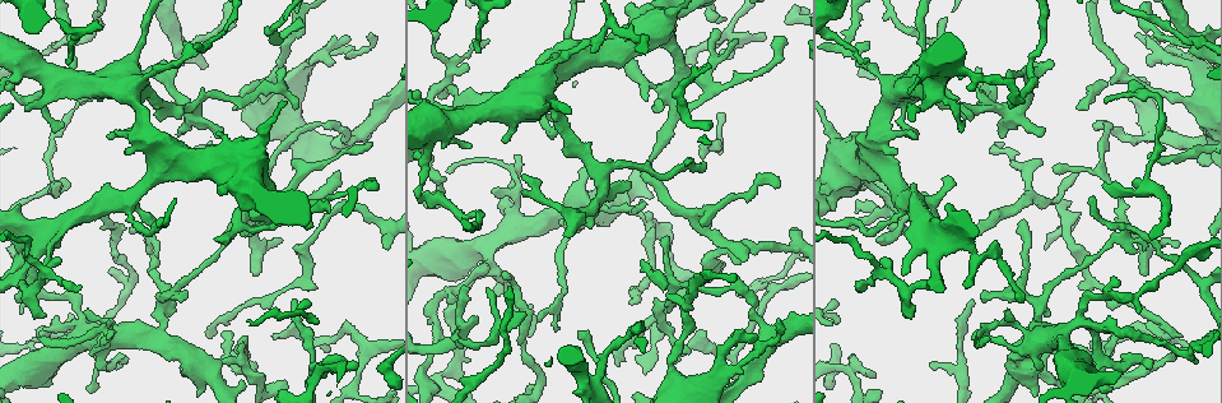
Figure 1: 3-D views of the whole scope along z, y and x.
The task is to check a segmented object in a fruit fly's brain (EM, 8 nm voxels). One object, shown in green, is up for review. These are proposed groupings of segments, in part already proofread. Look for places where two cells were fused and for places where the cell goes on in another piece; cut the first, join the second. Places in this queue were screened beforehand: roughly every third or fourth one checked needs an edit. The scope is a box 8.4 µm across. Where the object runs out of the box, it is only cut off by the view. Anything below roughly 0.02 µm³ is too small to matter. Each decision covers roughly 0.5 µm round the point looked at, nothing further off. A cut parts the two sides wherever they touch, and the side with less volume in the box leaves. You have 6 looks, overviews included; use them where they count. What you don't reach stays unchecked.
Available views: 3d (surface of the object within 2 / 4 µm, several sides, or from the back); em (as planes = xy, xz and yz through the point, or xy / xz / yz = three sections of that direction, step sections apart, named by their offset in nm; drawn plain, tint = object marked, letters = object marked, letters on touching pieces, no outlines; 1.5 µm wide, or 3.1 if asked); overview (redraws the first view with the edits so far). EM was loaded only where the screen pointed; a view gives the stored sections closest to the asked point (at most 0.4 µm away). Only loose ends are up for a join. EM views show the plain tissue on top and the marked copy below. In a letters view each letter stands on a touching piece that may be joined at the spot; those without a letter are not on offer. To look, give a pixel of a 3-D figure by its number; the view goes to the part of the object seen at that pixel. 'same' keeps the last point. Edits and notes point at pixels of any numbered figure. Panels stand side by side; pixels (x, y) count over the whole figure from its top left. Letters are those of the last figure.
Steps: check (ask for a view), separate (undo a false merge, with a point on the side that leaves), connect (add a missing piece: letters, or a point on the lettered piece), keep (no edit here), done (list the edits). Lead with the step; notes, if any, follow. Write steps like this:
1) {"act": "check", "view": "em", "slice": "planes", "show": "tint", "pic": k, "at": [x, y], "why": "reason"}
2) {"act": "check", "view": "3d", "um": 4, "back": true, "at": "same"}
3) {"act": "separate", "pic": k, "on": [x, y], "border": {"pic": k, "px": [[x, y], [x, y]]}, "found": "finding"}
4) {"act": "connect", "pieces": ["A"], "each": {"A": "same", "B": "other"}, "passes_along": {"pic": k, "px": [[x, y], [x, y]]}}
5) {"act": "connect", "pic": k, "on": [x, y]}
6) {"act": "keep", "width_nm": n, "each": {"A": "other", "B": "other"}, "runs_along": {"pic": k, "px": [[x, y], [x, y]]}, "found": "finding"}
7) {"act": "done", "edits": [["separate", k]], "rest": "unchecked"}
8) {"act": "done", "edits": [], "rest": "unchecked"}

{"act": "check", "view": "3d", "um": 4, "pic": 1, "at": [370, 142], "why": "free end"}

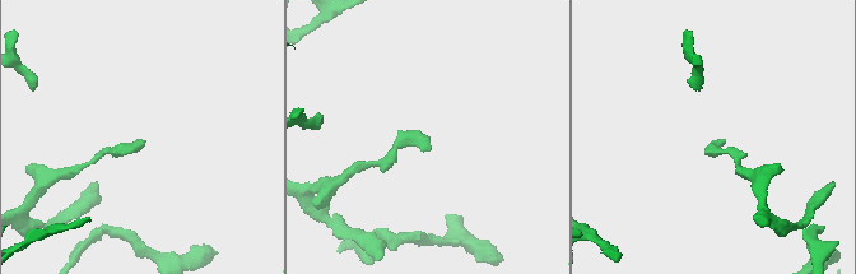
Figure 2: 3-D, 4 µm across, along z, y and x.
{"act": "check", "view": "em", "slice": "xy", "step": 8, "show": "letters", "pic": 2, "at": [145, 141]}

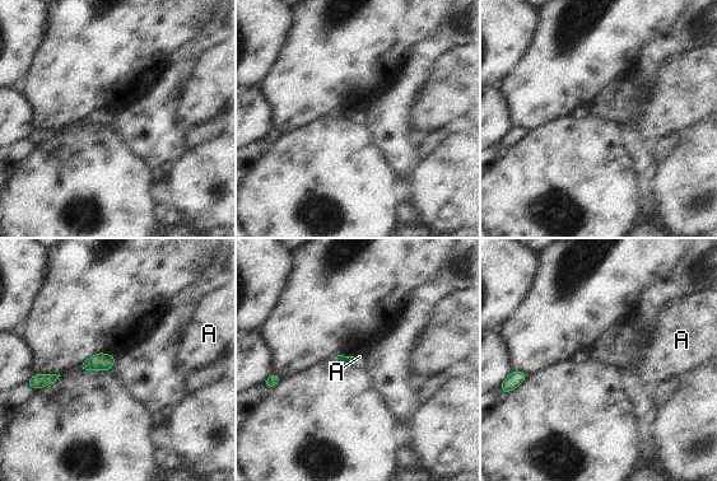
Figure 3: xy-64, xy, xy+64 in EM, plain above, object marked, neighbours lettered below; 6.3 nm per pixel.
{"act": "check", "view": "em", "slice": "planes", "show": "letters", "at": "same"}

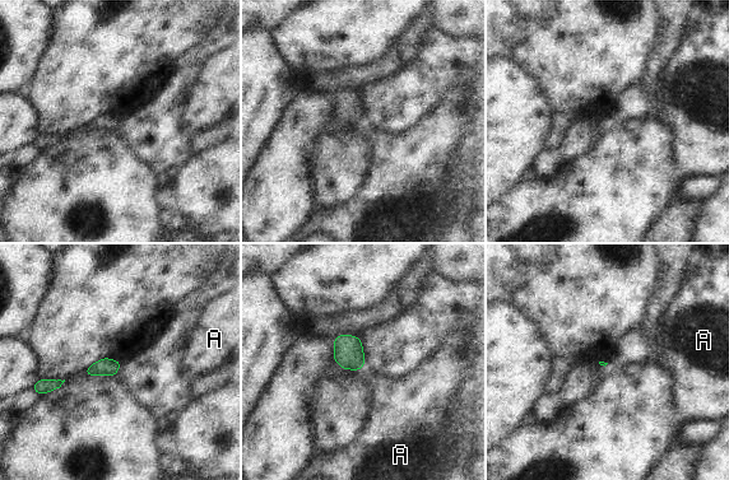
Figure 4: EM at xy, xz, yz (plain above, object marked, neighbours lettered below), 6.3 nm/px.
{"act": "keep", "longest_contact_nm": ["A", 40], "each": {"A": "other"}, "border": {"pic": 4, "px": [[362, 367], [358, 371]]}, "found": "no lettered piece goes on from it"}

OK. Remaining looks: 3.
{"act": "check", "view": "3d", "um": 2, "pic": 1, "at": [647, 100], "why": "tapers out"}

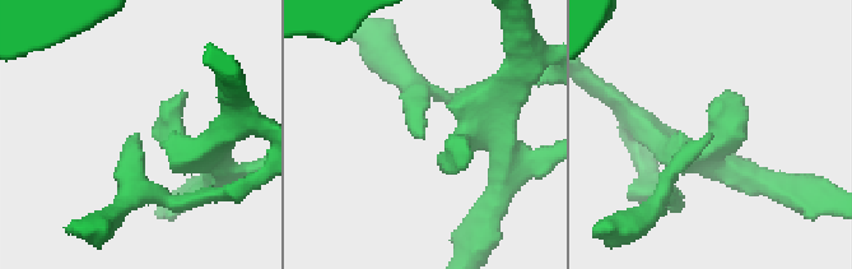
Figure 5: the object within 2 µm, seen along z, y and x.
{"act": "check", "view": "em", "slice": "planes", "show": "letters", "pic": 5, "at": [139, 137]}

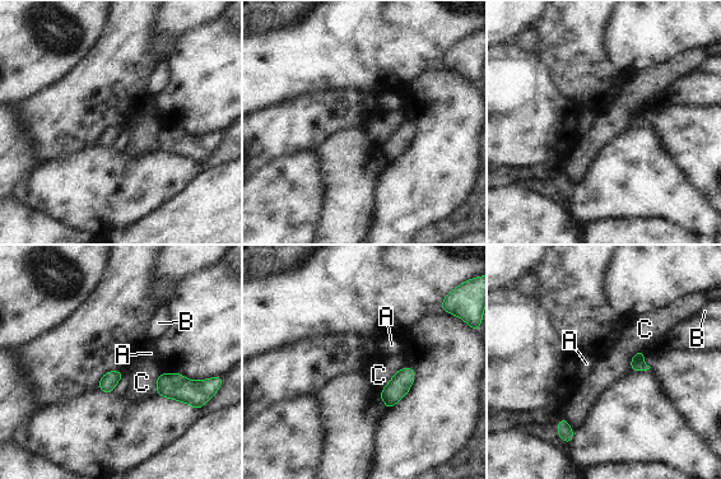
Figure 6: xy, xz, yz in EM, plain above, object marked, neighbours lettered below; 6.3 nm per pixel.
{"act": "keep", "width_nm": 100, "each": {"A": "other", "B": "other", "C": "other"}, "border": {"pic": 6, "px": [[404, 366], [378, 393]]}, "found": "no lettered piece goes on from it"}

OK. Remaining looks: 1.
{"act": "done", "edits": [], "rest": "unchecked"}

